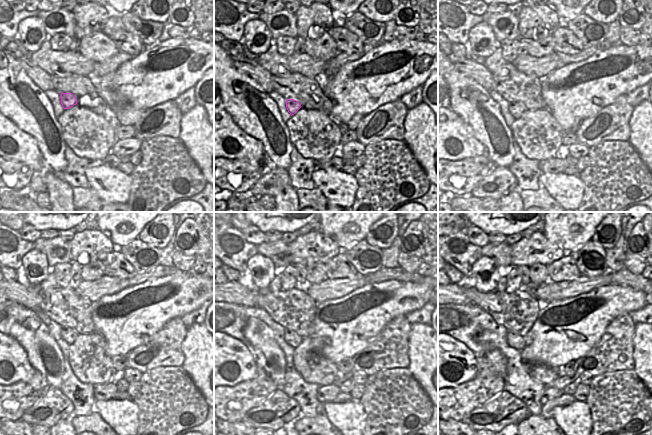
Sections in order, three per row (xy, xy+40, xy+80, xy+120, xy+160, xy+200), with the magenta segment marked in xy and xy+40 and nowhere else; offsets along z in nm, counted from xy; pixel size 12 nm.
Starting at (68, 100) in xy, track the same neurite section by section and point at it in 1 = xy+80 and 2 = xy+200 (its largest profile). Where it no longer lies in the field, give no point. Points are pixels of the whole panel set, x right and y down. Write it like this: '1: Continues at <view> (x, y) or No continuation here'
1: Continues at xy+80 (516, 109)
2: Continues at xy+200 (512, 337)

